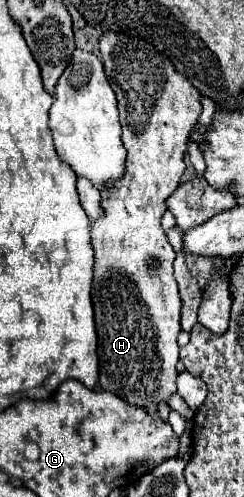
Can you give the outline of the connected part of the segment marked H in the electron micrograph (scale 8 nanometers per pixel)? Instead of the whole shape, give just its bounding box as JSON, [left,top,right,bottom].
[91,31,201,409]

